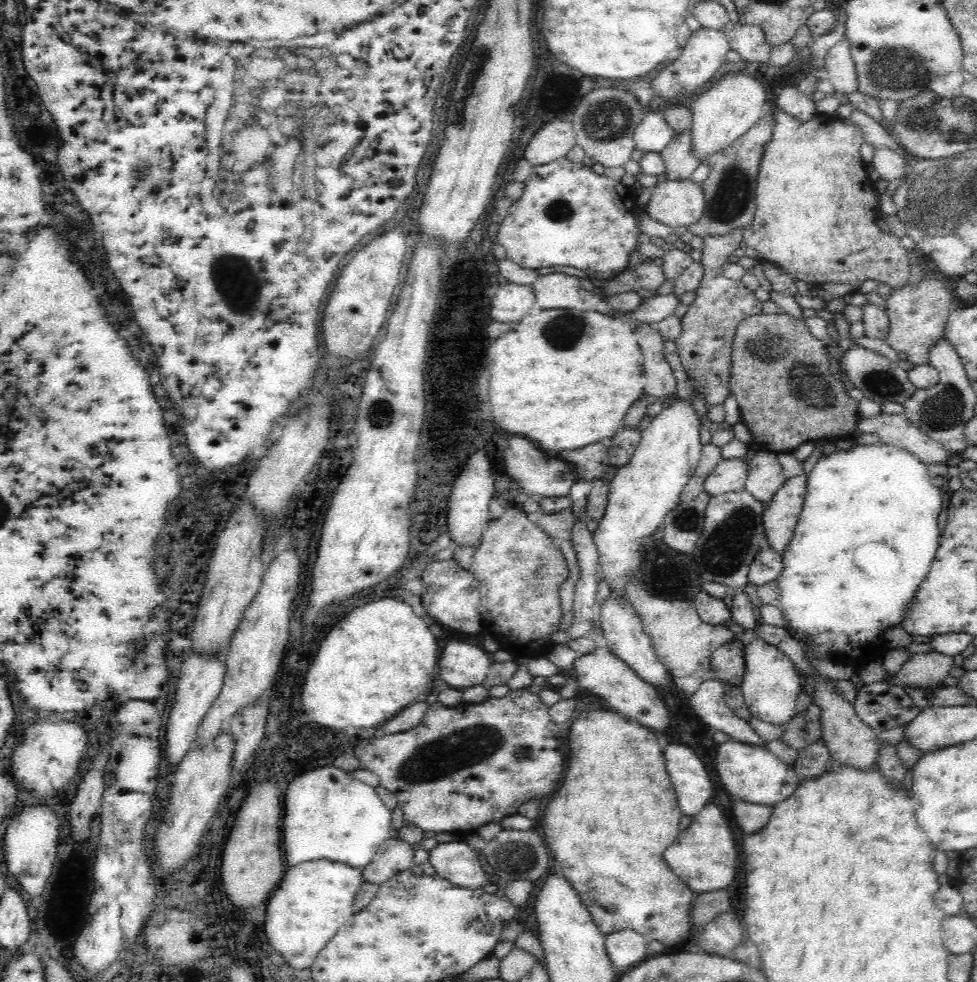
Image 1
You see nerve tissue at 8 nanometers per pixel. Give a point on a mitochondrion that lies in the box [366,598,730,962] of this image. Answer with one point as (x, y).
(481, 741)

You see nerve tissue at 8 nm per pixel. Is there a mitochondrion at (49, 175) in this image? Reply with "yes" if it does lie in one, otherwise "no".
no

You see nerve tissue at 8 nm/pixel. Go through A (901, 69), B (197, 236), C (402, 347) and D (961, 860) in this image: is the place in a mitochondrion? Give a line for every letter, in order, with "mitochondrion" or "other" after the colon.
A: mitochondrion
B: other
C: other
D: other

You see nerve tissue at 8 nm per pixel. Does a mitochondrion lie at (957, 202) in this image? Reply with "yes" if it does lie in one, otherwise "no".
yes

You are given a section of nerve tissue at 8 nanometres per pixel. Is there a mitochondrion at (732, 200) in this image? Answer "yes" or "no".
yes

